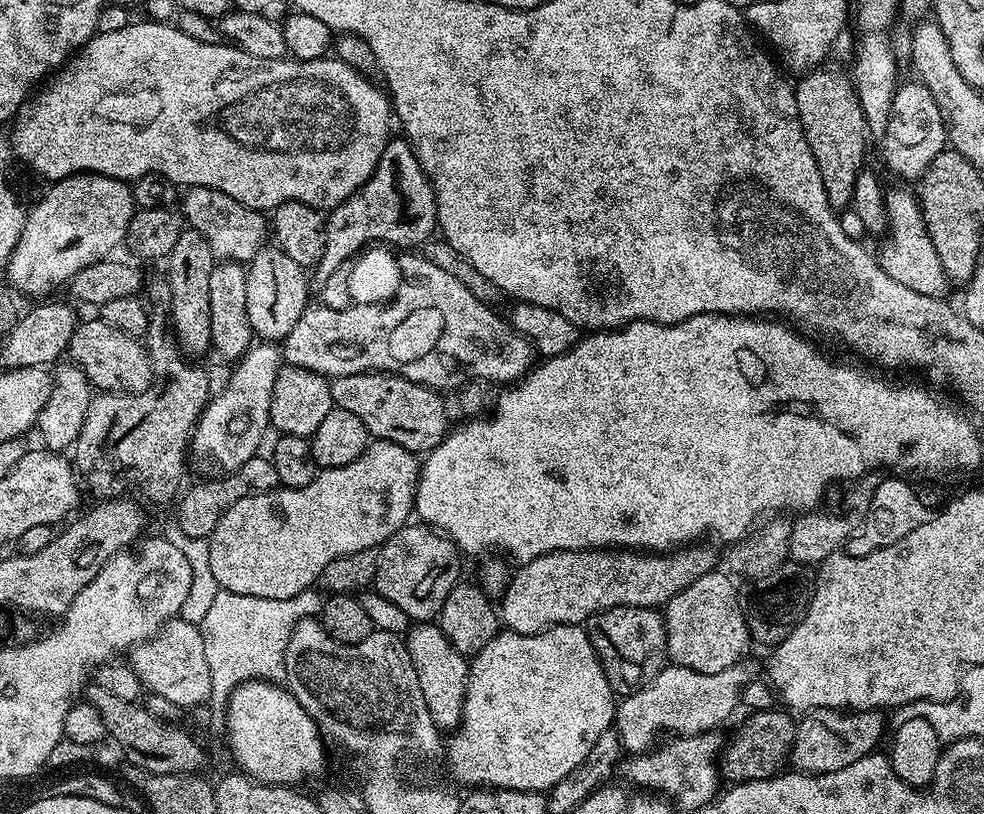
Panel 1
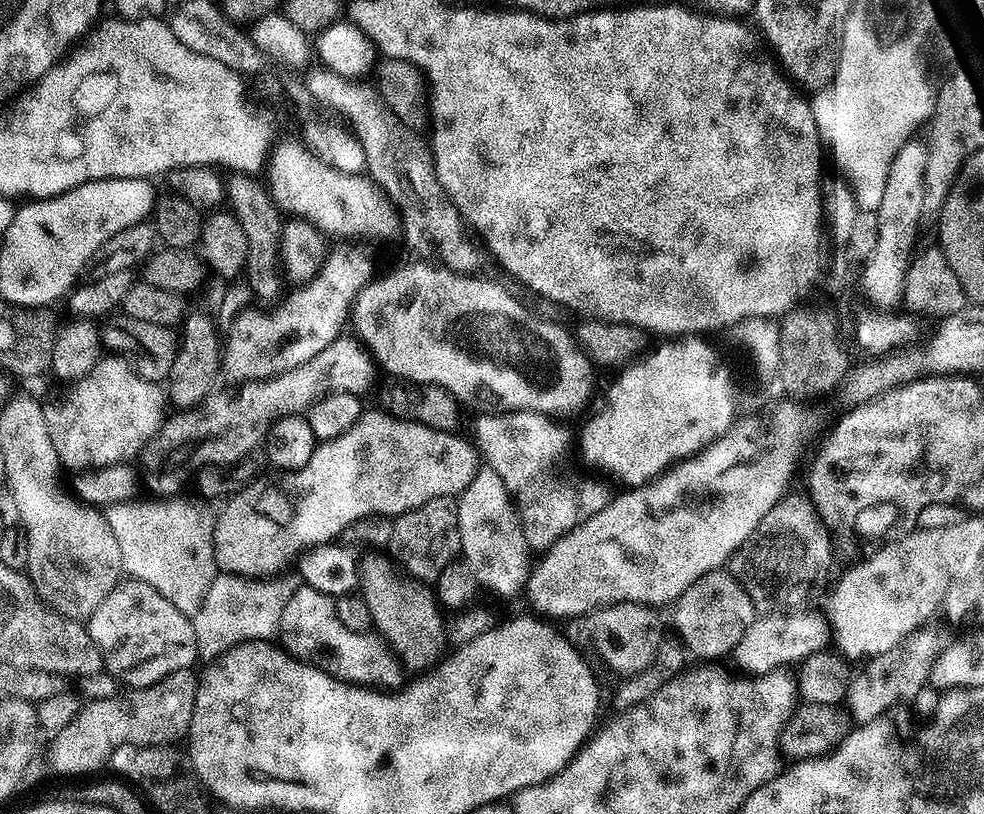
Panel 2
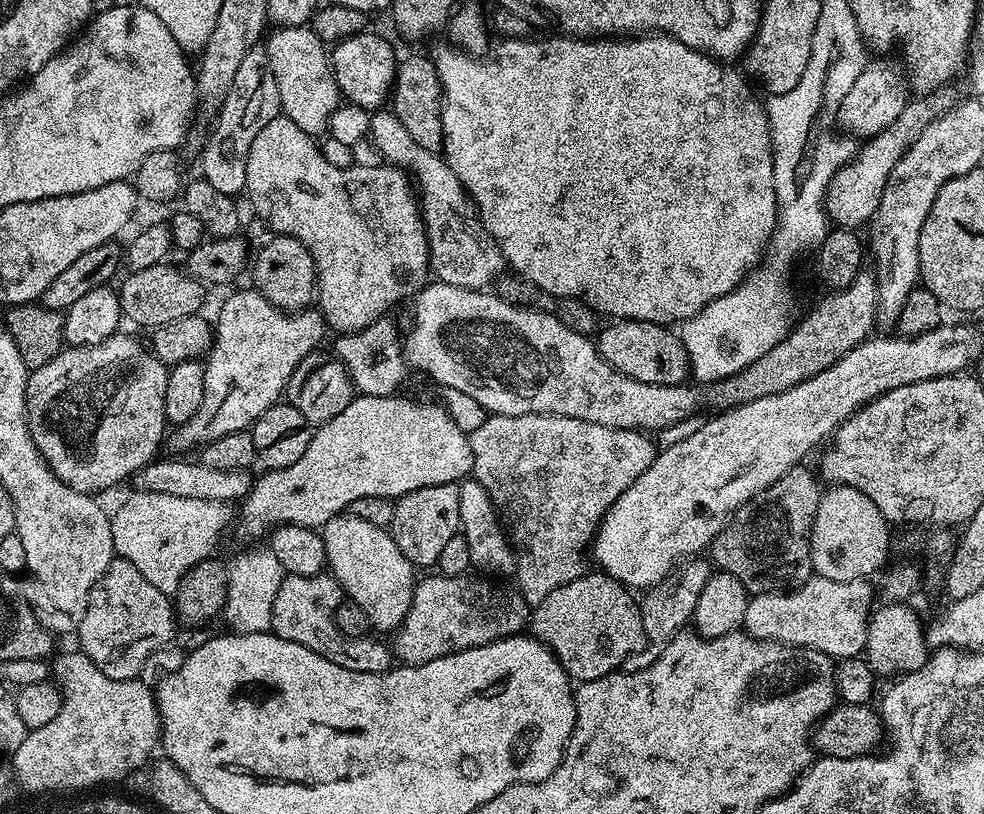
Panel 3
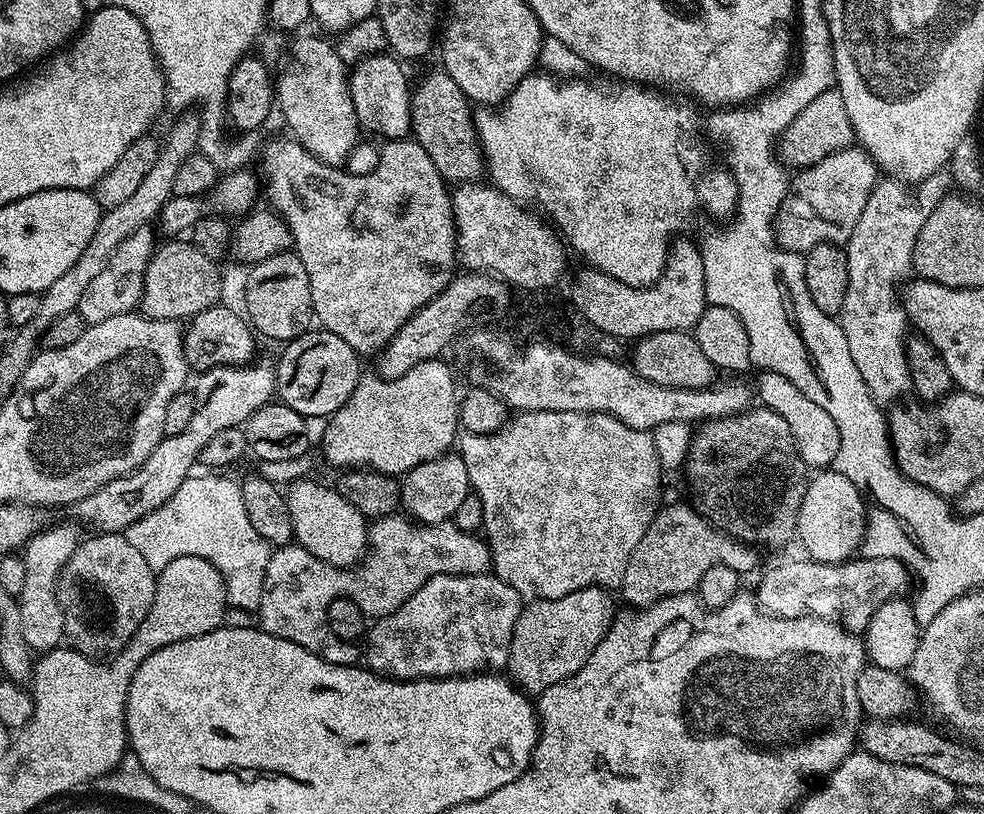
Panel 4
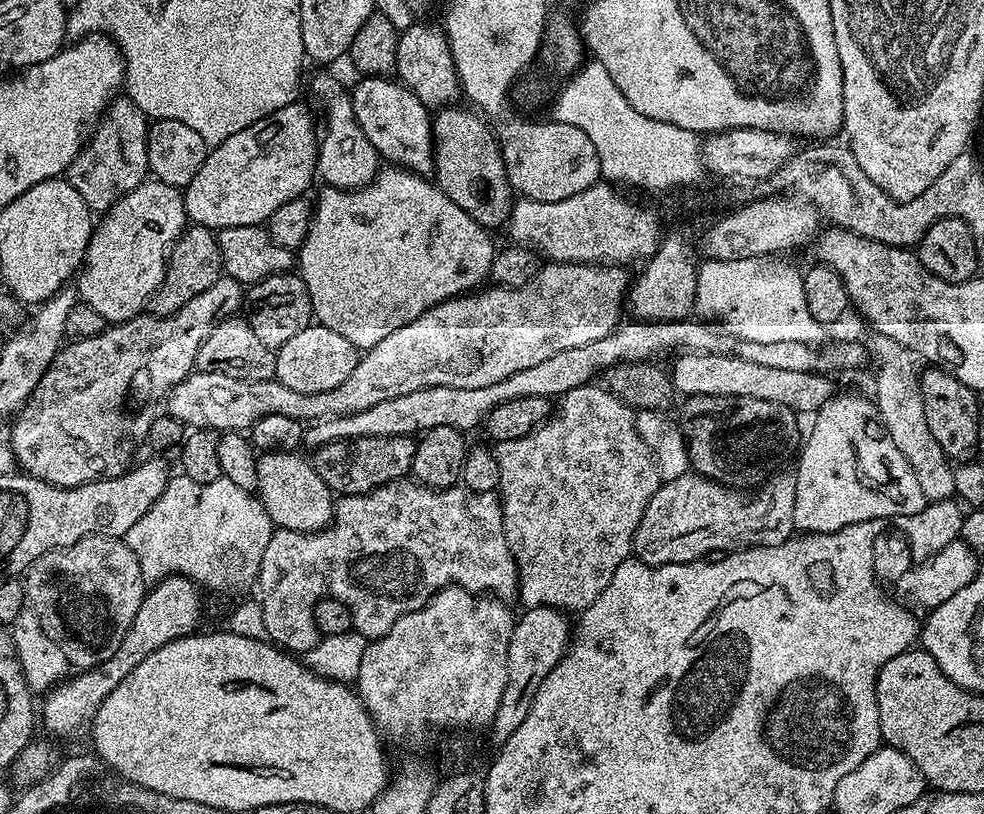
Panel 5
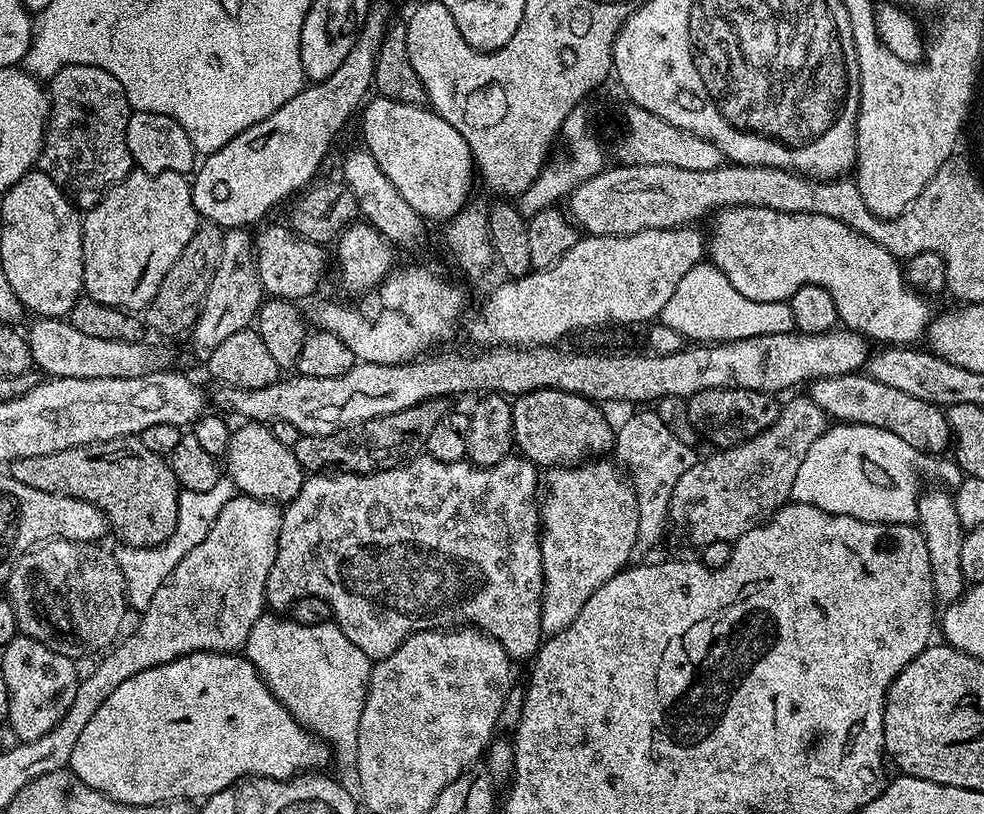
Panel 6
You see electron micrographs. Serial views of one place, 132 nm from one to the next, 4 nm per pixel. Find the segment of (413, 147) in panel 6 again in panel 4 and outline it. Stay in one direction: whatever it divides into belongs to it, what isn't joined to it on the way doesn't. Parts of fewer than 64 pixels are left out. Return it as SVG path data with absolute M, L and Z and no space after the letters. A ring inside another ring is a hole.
M391 54L368 56L351 69L348 78L359 127L373 128L385 141L405 139L412 126L410 80L408 84L400 67L401 61Z

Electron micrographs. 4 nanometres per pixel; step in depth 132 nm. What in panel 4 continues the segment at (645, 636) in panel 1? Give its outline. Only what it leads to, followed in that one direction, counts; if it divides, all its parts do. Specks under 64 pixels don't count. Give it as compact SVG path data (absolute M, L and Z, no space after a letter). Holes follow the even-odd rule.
M583 588L562 598L531 601L521 611L510 642L506 672L512 683L529 694L539 694L582 670L612 625L612 596L606 588Z

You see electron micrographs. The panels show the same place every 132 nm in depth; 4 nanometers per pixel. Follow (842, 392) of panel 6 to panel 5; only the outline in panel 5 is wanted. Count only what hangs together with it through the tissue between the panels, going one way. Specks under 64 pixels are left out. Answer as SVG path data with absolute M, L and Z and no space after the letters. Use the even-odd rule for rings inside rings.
M680 352L672 362L672 368L670 367L672 384L675 391L684 398L731 396L733 400L778 402L797 414L803 414L803 412L815 414L834 395L832 384L827 380L829 377L819 372L777 370L771 366L757 366L754 362L746 362L746 358L697 352Z

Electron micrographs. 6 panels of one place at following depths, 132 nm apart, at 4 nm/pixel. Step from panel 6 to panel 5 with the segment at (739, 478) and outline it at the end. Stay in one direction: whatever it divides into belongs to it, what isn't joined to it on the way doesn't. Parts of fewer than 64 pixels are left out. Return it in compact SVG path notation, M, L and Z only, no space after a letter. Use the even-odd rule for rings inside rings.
M689 470L684 476L674 478L673 480L665 480L661 483L659 490L654 494L654 498L650 498L650 502L646 506L646 510L642 514L642 522L638 522L638 530L632 539L632 551L635 559L640 560L643 564L689 564L691 560L703 560L711 557L713 554L727 554L733 550L742 548L751 548L753 546L774 546L792 539L796 523L794 522L794 494L796 493L795 475L788 476L773 475L771 478L759 485L751 494L745 494L743 491L735 488L728 488L725 484L718 484L714 480L707 480L704 476L698 476L695 472Z

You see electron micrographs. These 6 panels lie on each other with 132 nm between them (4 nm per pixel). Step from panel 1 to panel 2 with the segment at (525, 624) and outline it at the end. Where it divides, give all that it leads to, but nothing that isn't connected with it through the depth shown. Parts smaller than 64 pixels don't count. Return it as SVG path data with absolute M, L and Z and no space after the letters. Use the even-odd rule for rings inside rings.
M748 416L737 419L735 424L719 439L712 441L703 451L693 457L681 461L679 464L670 468L663 476L643 484L638 488L624 490L621 496L613 495L602 510L598 510L590 518L586 518L581 524L575 524L574 527L562 538L558 538L549 548L543 549L540 561L538 559L531 565L531 572L526 587L526 597L528 604L533 613L540 618L552 618L548 616L569 616L575 618L584 616L587 612L609 604L646 604L657 606L656 604L665 604L671 606L675 604L677 598L684 593L686 586L694 586L702 574L723 569L731 560L732 555L743 546L750 537L754 535L756 529L766 518L776 503L783 499L786 488L786 474L790 466L790 460L786 456L775 456L774 453L768 452L768 444L764 441L764 432L760 429L760 424L754 417Z

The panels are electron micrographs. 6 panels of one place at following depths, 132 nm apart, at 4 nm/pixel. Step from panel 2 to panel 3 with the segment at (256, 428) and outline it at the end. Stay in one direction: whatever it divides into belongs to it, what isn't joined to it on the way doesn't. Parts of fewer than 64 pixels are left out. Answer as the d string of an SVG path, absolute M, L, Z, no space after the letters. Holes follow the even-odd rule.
M381 318L357 332L340 334L335 337L335 359L341 360L352 379L353 389L361 396L394 396L401 391L406 361L402 332Z

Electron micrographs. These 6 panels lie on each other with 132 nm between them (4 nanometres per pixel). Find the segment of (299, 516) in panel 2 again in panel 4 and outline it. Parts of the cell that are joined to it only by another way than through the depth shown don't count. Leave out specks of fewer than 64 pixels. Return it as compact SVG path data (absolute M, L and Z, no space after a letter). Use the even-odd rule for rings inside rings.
M444 358L418 362L414 370L406 370L393 380L385 380L379 374L361 375L354 394L327 421L328 429L324 432L324 460L341 470L368 469L395 478L403 477L414 466L434 456L443 456L448 448L457 443L460 428L460 405L456 380L452 377L452 368Z

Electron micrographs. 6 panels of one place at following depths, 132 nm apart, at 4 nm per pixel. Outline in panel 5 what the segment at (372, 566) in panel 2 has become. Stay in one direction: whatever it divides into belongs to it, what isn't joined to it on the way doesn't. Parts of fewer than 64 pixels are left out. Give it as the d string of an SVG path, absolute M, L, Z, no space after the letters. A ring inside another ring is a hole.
M265 452L258 459L258 498L276 528L318 532L334 519L334 493L313 465L296 452Z

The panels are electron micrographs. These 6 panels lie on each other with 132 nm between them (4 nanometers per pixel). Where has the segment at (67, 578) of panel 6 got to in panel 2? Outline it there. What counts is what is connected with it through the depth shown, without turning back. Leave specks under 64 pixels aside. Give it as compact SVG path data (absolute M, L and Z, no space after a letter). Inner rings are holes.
M121 583L117 591L105 598L88 618L86 627L103 654L105 673L135 690L191 669L198 657L191 619L158 594L158 590L127 583Z

